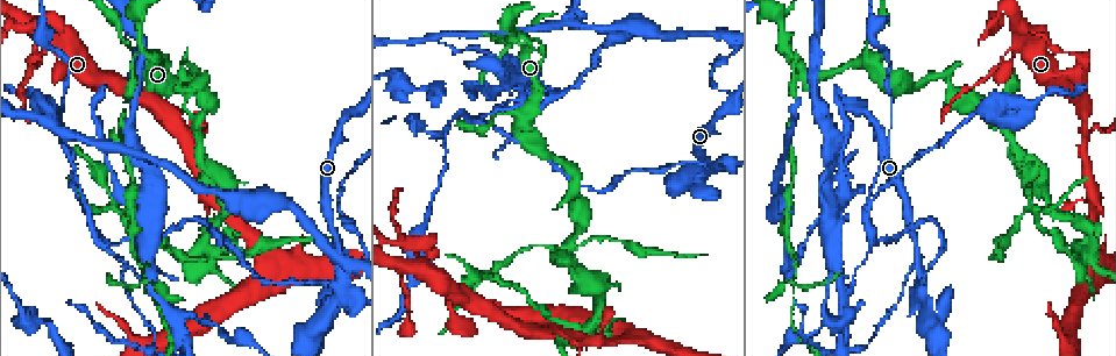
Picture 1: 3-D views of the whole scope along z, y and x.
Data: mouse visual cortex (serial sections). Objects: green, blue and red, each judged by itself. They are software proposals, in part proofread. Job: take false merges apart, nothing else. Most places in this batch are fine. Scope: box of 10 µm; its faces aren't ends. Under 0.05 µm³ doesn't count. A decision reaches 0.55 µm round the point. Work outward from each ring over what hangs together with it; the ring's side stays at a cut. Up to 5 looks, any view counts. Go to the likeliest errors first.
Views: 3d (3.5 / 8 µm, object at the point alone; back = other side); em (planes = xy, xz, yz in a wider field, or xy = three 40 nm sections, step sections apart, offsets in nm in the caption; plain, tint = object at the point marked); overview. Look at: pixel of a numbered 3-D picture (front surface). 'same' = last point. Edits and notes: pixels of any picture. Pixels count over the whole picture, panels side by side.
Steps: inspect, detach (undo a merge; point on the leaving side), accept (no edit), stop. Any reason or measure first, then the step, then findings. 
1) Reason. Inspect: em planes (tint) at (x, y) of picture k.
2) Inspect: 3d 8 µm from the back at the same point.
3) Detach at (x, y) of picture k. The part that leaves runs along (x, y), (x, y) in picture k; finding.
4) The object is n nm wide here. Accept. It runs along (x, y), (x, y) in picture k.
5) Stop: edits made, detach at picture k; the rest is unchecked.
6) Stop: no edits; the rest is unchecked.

Inspect: 3d 3.5 µm from the back at (787, 50) of picture 1.

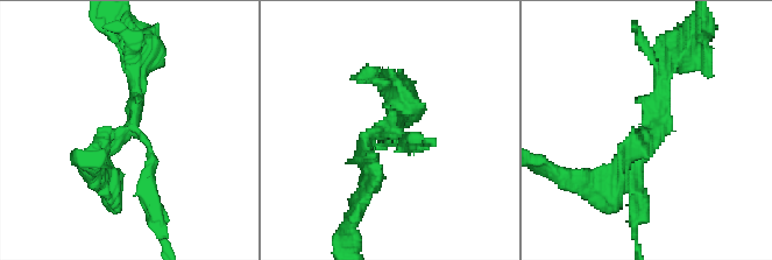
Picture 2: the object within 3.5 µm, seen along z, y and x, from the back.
3 arms meet here; the arms are 200, 200, 200 nm wide. Inspect: em xy step 5 (tint) at (129, 133) of picture 2.

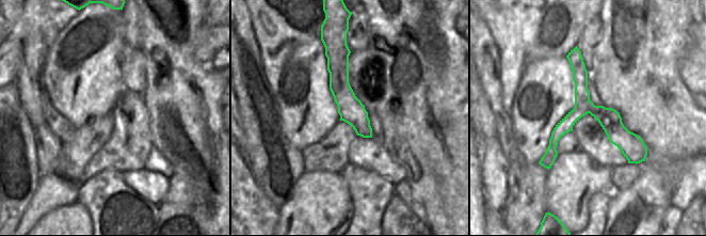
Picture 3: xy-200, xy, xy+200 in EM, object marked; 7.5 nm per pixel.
Accept. It runs along (577, 52), (580, 109), (543, 162) in picture 3; all the same cell.

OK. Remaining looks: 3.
Sharp bend. Inspect: 3d 8 µm at (203, 77) of picture 1.

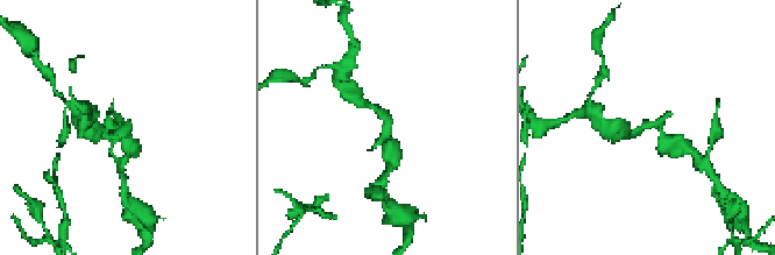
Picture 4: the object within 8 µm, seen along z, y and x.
Need the tissue. Inspect: em xy step 2 (tint) at the same point.

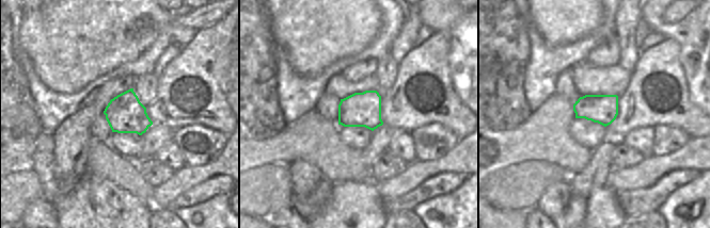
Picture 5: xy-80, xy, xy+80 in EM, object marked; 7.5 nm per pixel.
The object is 260 nm wide here. Accept. It runs along (377, 107), (395, 155) in picture 4; continuous, no second cell.

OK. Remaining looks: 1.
Stop: no edits; the rest is unchecked.

